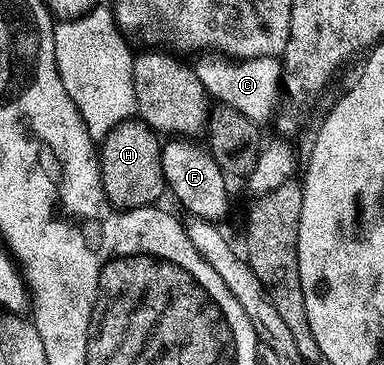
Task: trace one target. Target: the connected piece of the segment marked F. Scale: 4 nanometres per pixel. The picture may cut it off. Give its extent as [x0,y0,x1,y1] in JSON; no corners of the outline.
[160,139,228,222]

